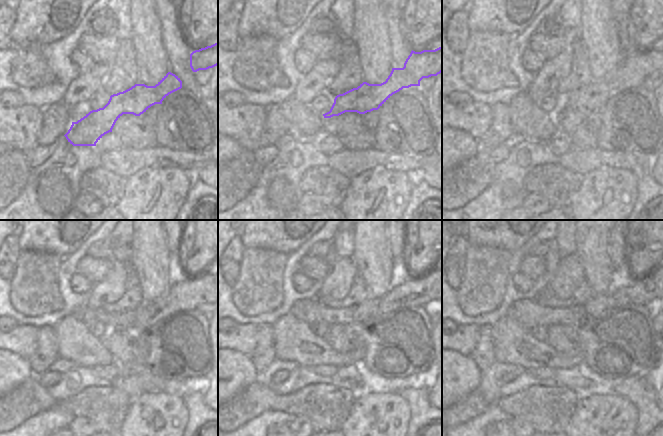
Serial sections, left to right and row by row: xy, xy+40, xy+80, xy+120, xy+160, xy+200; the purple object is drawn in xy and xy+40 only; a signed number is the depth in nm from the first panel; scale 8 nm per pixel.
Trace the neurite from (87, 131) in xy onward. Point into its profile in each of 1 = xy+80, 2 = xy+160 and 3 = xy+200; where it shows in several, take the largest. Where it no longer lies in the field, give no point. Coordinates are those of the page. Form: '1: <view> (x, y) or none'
1: xy+80 (636, 67)
2: xy+160 (407, 291)
3: xy+200 (632, 290)

